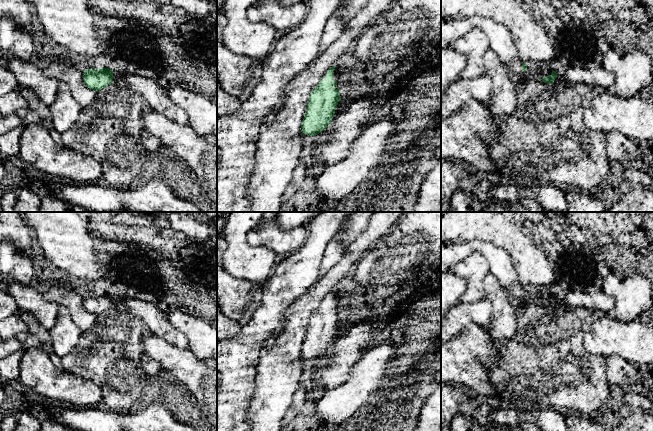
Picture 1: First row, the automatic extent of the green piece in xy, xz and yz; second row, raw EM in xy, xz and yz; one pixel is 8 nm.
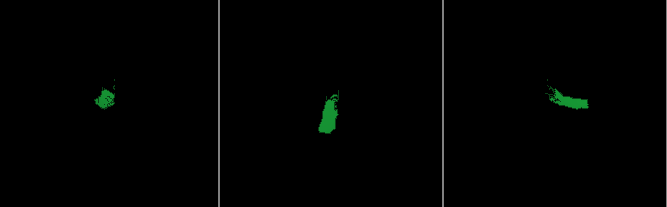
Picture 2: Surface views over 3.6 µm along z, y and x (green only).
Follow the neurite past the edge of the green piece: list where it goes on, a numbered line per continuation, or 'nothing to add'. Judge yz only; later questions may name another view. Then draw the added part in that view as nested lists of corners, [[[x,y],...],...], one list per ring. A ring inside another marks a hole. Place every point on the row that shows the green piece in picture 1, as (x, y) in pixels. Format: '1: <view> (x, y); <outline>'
1: yz (500, 41); [[[480,16],[463,17],[454,21],[441,22],[441,49],[452,47],[460,37],[473,28],[480,28],[486,33],[490,49],[498,54],[509,70],[520,75],[537,76],[539,79],[545,77],[545,67],[543,66],[528,64],[527,69],[524,72],[522,71],[522,62],[518,57],[509,30],[488,18]]]

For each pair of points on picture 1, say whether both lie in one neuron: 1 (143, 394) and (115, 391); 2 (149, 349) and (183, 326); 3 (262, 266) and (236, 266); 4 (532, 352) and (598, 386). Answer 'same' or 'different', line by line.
1: same
2: different
3: same
4: same

